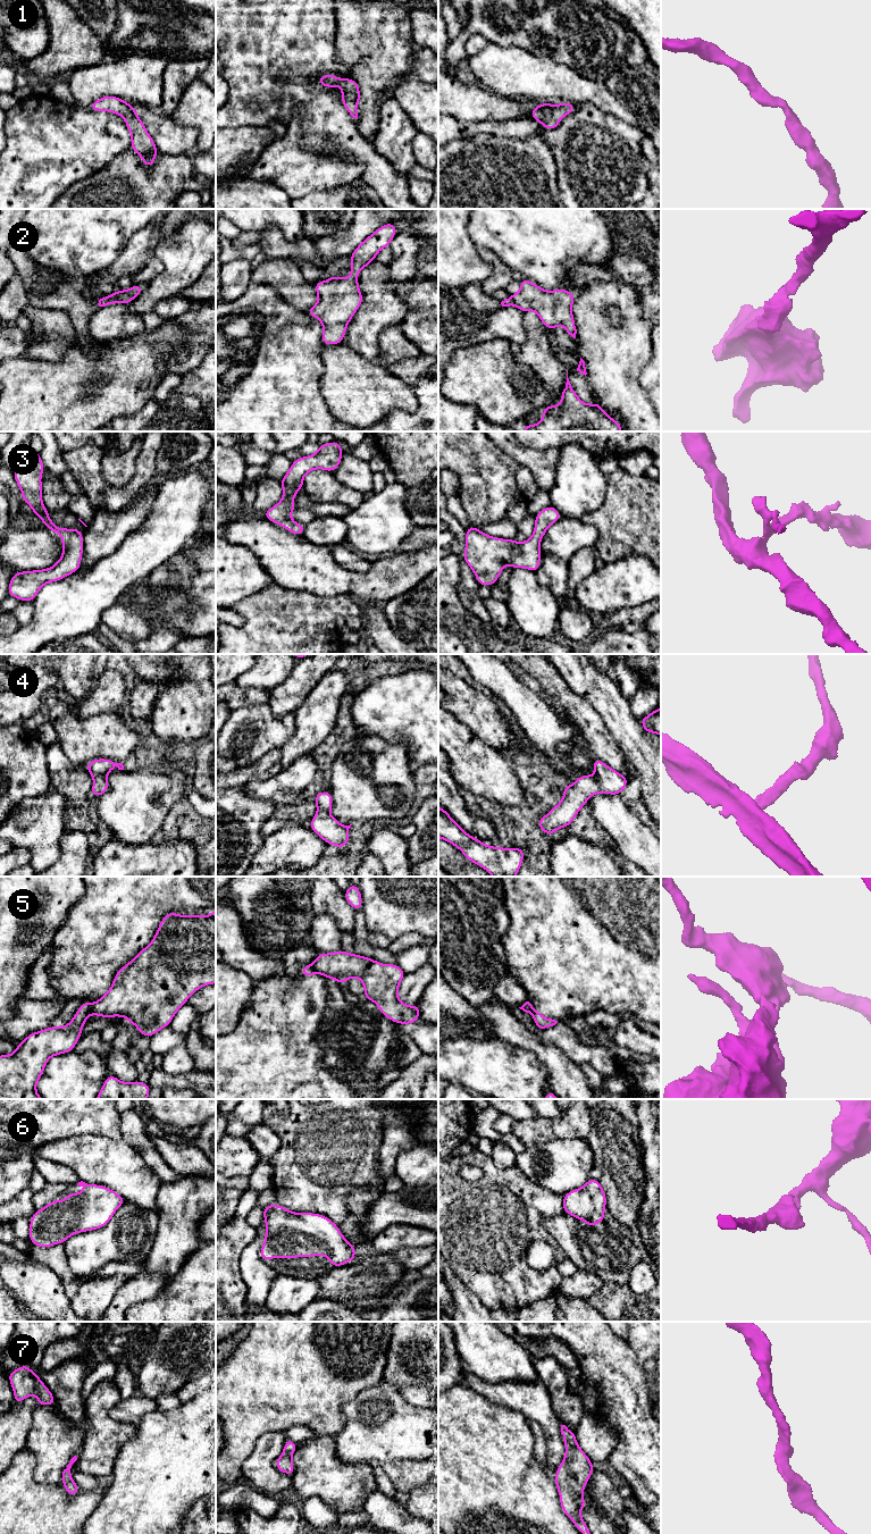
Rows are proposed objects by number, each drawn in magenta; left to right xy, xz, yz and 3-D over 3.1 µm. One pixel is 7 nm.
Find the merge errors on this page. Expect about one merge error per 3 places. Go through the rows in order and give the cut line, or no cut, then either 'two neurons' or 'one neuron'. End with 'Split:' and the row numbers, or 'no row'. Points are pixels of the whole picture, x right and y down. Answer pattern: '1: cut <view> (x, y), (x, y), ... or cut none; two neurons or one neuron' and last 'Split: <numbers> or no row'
1: cut none; one neuron
2: cut none; one neuron
3: cut none; one neuron
4: cut none; one neuron
5: cut xy (92, 1004), (91, 1012); two neurons
6: cut none; one neuron
7: cut none; one neuron
Split: 5

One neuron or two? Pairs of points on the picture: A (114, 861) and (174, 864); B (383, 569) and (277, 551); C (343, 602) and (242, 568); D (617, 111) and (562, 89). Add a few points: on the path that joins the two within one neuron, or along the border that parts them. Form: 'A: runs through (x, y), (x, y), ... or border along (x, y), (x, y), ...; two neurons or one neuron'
A: runs through (128, 864), (159, 864); one neuron
B: runs through (357, 579), (331, 579), (303, 566); one neuron
C: border along (273, 583), (249, 595); two neurons
D: runs through (603, 99), (596, 92), (576, 89); one neuron

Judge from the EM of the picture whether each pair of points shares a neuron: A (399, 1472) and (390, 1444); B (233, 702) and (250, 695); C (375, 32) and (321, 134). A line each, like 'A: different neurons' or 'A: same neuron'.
A: different neurons
B: same neuron
C: different neurons

